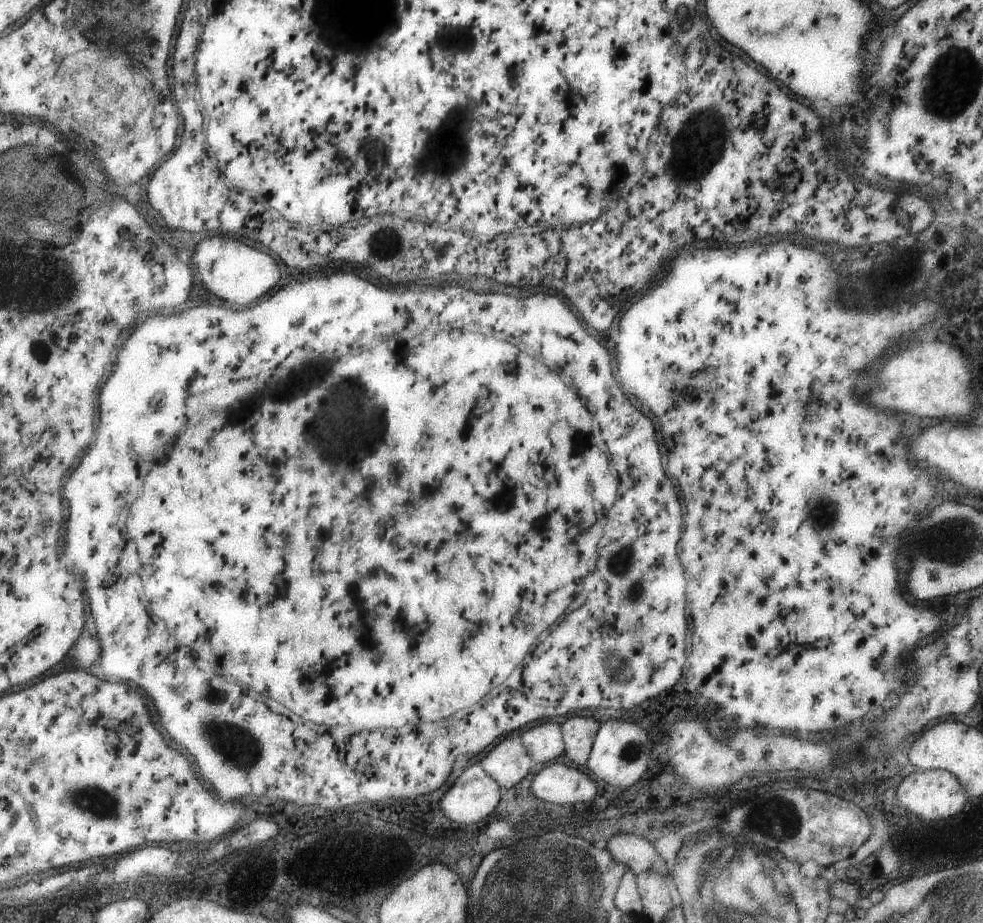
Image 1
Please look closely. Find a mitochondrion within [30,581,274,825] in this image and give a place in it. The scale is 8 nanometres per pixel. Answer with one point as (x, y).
(230, 744)

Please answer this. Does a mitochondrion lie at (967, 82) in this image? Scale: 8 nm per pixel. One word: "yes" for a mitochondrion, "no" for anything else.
no

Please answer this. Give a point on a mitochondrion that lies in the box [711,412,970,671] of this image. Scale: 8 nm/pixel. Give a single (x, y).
(820, 508)

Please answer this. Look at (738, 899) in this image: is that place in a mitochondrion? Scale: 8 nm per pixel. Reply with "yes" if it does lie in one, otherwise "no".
yes

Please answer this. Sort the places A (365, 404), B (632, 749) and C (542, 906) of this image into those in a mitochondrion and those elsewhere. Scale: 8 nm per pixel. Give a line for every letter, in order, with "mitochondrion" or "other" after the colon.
A: mitochondrion
B: mitochondrion
C: mitochondrion

